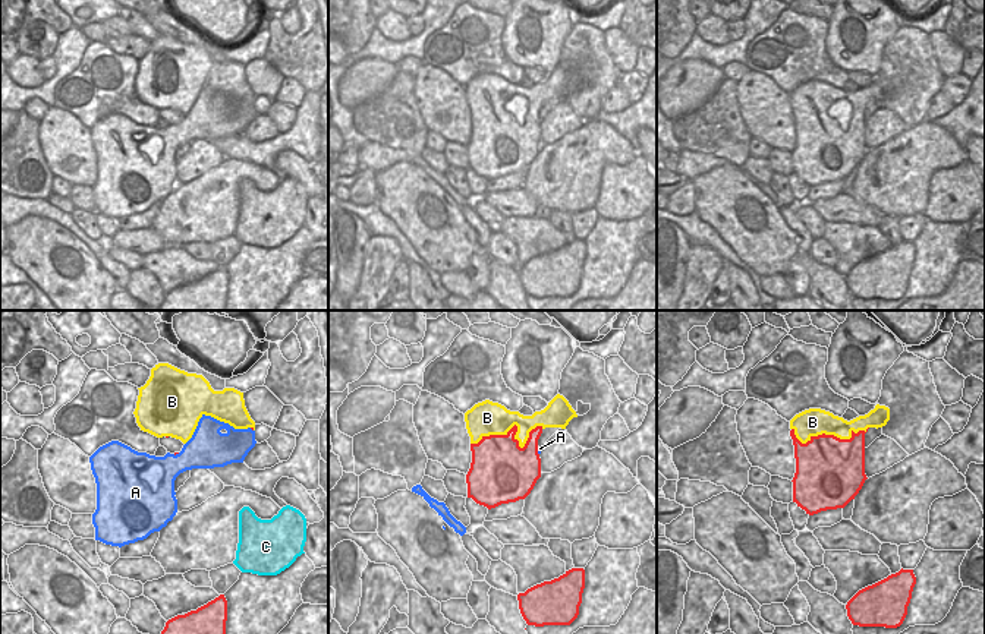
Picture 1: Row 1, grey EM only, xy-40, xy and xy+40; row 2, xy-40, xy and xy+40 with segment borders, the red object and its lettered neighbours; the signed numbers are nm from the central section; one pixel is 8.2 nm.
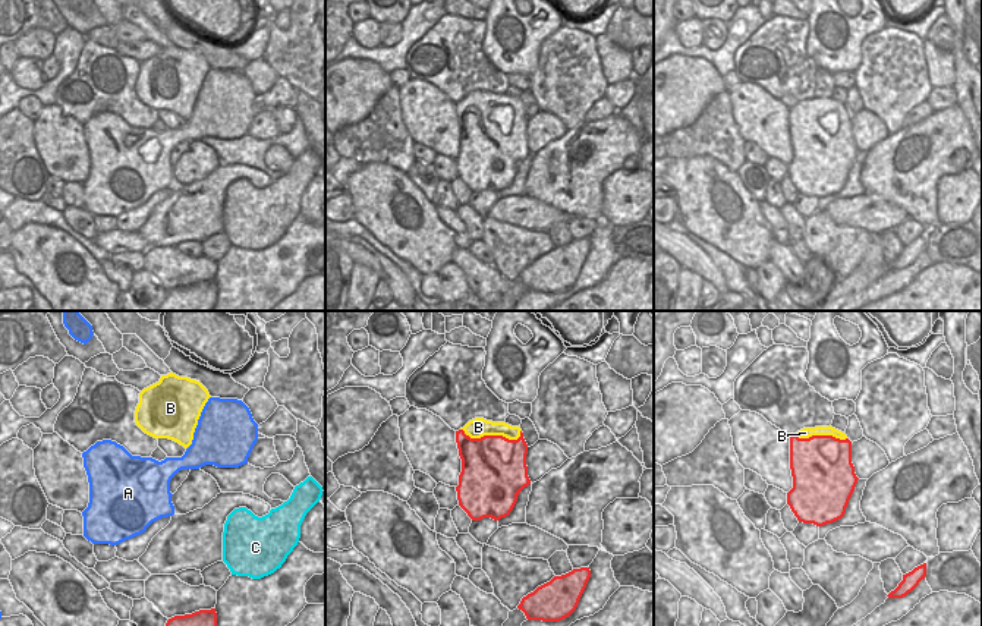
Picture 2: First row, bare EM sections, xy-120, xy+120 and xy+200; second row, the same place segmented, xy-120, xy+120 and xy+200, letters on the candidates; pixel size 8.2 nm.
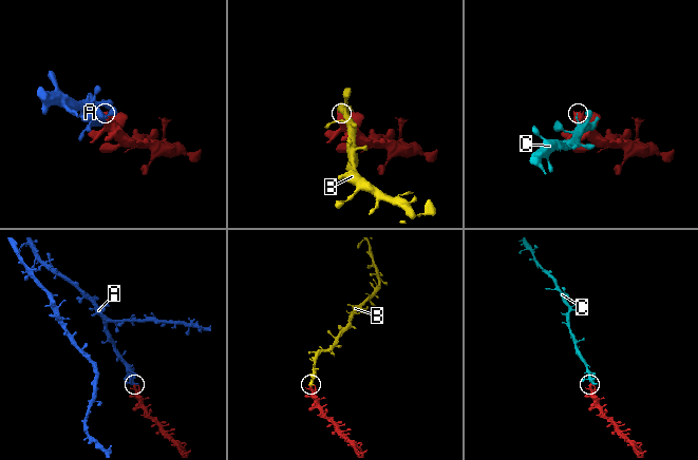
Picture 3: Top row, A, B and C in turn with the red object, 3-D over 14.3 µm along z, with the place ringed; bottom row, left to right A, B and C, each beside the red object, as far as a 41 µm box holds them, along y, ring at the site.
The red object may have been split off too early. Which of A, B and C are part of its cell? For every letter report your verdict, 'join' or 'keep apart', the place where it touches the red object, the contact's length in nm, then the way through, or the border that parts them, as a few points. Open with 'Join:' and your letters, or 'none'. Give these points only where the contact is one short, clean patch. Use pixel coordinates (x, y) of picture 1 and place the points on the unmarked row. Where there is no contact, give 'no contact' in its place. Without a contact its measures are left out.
Join: A
A: join; meets red in xy at (537, 123); contact 60 nm long
B: keep apart; meets red in xy at (516, 100); contact 600 nm long
C: keep apart; no contact

